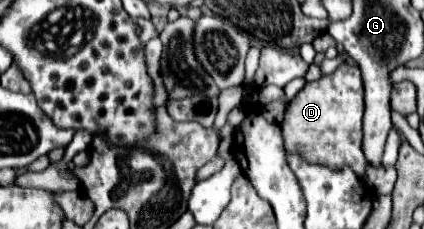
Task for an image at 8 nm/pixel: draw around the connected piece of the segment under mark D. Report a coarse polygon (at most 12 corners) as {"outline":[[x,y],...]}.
{"outline":[[357,66],[307,82],[285,108],[285,152],[365,180]]}

